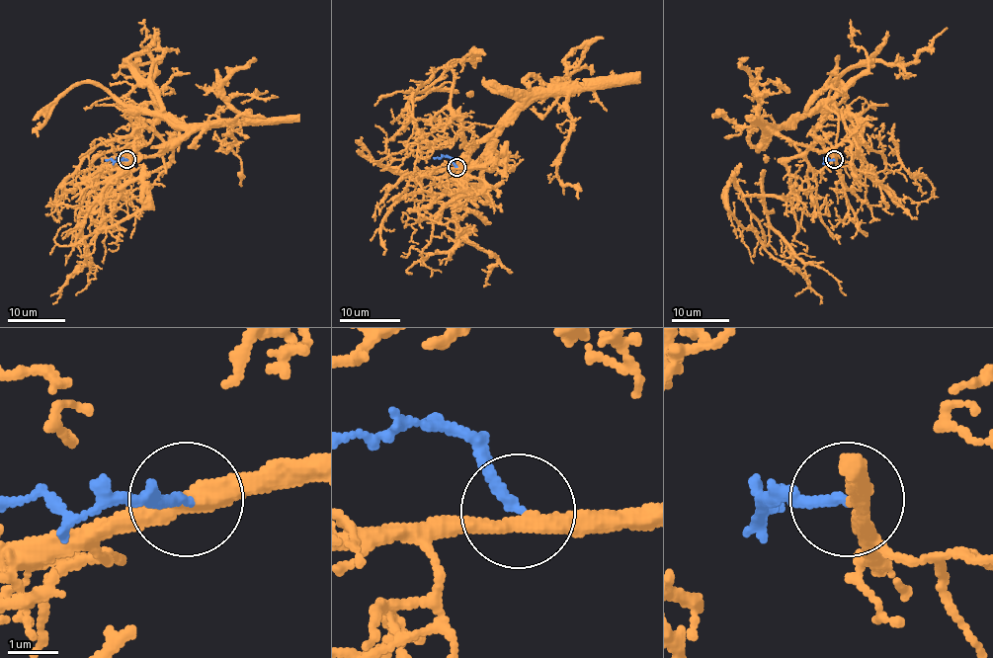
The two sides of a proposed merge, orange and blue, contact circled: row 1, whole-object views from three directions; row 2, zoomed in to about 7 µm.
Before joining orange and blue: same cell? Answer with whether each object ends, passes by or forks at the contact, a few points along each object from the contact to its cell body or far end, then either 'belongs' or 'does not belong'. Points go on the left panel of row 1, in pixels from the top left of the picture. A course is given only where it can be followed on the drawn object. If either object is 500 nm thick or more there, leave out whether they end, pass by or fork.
orange passes by; blue ends; course orange (127, 160), (178, 150), (151, 104), (125, 104), (134, 131), (85, 170), (120, 182), (94, 202), (110, 177); course blue (127, 160), (106, 161); belongs

